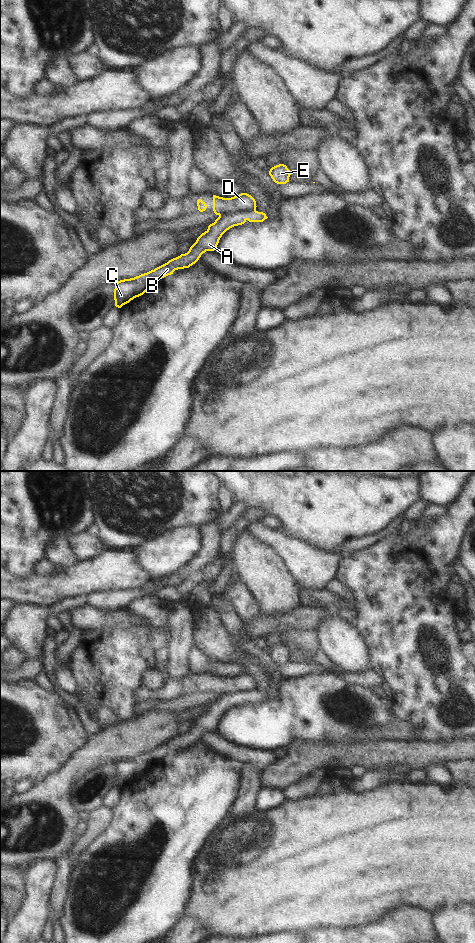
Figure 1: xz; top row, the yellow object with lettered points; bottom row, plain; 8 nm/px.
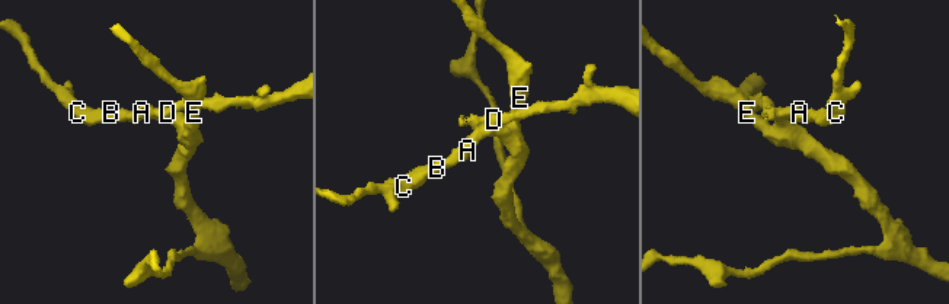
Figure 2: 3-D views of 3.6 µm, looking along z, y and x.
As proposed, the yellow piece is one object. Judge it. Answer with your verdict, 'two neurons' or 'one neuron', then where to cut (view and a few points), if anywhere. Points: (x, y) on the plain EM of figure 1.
two neurons; cut xz (255, 689), (249, 692), (226, 691), (219, 696)

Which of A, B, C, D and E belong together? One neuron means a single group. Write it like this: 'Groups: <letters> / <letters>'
Groups: A B C E / D.

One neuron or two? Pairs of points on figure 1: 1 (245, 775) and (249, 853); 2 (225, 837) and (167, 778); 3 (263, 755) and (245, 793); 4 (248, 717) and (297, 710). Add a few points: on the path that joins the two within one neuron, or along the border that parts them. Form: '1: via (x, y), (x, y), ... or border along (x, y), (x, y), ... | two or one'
1: border along (256, 809), (244, 815), (231, 815), (229, 813) | two
2: border along (229, 813), (226, 821), (215, 831), (204, 849) | two
3: border along (238, 764), (252, 764), (260, 770) | two
4: via (260, 717), (285, 717) | one

